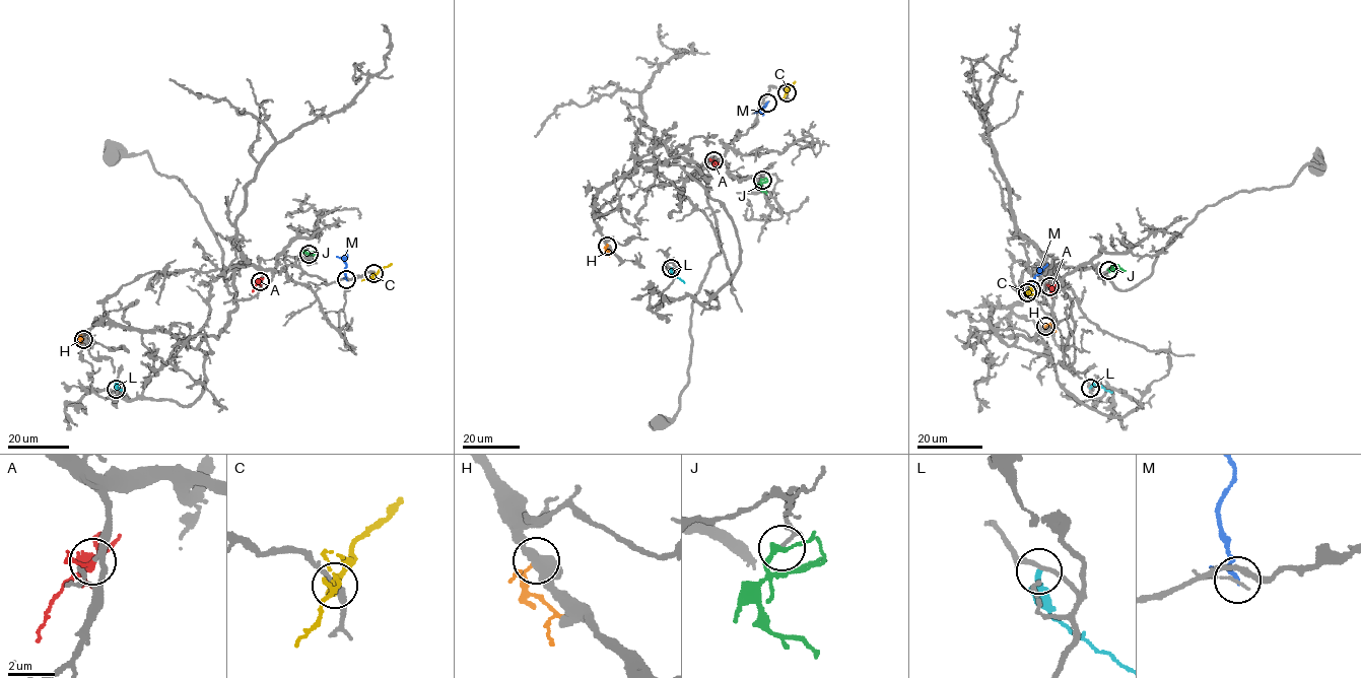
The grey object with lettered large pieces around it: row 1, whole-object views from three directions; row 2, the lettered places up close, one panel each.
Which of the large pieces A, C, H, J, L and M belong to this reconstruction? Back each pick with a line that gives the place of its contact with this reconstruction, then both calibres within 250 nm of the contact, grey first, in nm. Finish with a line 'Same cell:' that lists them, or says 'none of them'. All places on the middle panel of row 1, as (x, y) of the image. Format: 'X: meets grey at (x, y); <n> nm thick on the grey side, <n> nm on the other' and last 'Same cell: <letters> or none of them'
A: meets grey at (713, 160); 240 nm thick on the grey side, 170 nm on the other
Same cell: A

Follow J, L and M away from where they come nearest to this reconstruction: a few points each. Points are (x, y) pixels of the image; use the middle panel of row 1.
J: (762, 180), (759, 188), (766, 193)
L: (671, 268), (684, 283)
M: (767, 103), (762, 116)

